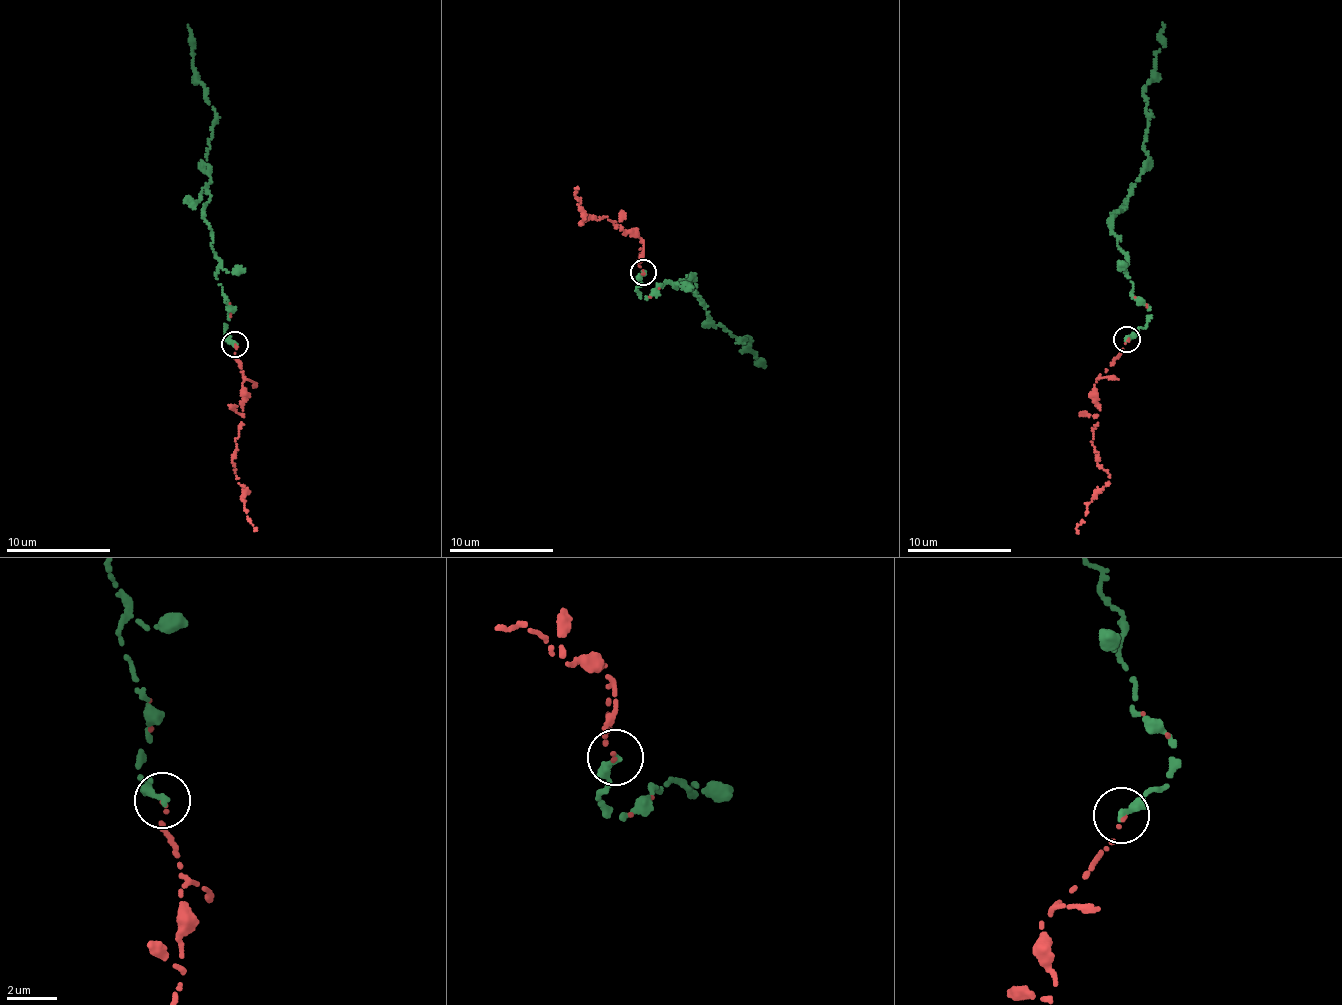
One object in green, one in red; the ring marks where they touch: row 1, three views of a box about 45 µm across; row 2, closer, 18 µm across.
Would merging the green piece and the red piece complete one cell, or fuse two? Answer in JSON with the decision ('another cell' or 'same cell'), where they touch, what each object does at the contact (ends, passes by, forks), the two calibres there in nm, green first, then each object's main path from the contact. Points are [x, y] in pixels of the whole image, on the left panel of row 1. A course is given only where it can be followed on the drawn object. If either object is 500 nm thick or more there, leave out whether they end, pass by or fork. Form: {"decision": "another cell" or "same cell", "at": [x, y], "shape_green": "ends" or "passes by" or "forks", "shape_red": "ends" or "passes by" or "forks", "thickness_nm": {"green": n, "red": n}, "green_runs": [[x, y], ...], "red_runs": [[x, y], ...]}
{"decision": "same cell", "at": [235, 344], "shape_green": "ends", "shape_red": "ends", "thickness_nm": {"green": 280, "red": 110}, "green_runs": [[234, 344], [224, 331], [220, 258], [205, 209], [210, 176], [203, 162], [215, 109], [196, 80], [188, 25]], "red_runs": [[235, 344], [242, 383], [242, 410], [232, 460], [236, 476], [247, 489], [242, 500], [256, 530]]}

